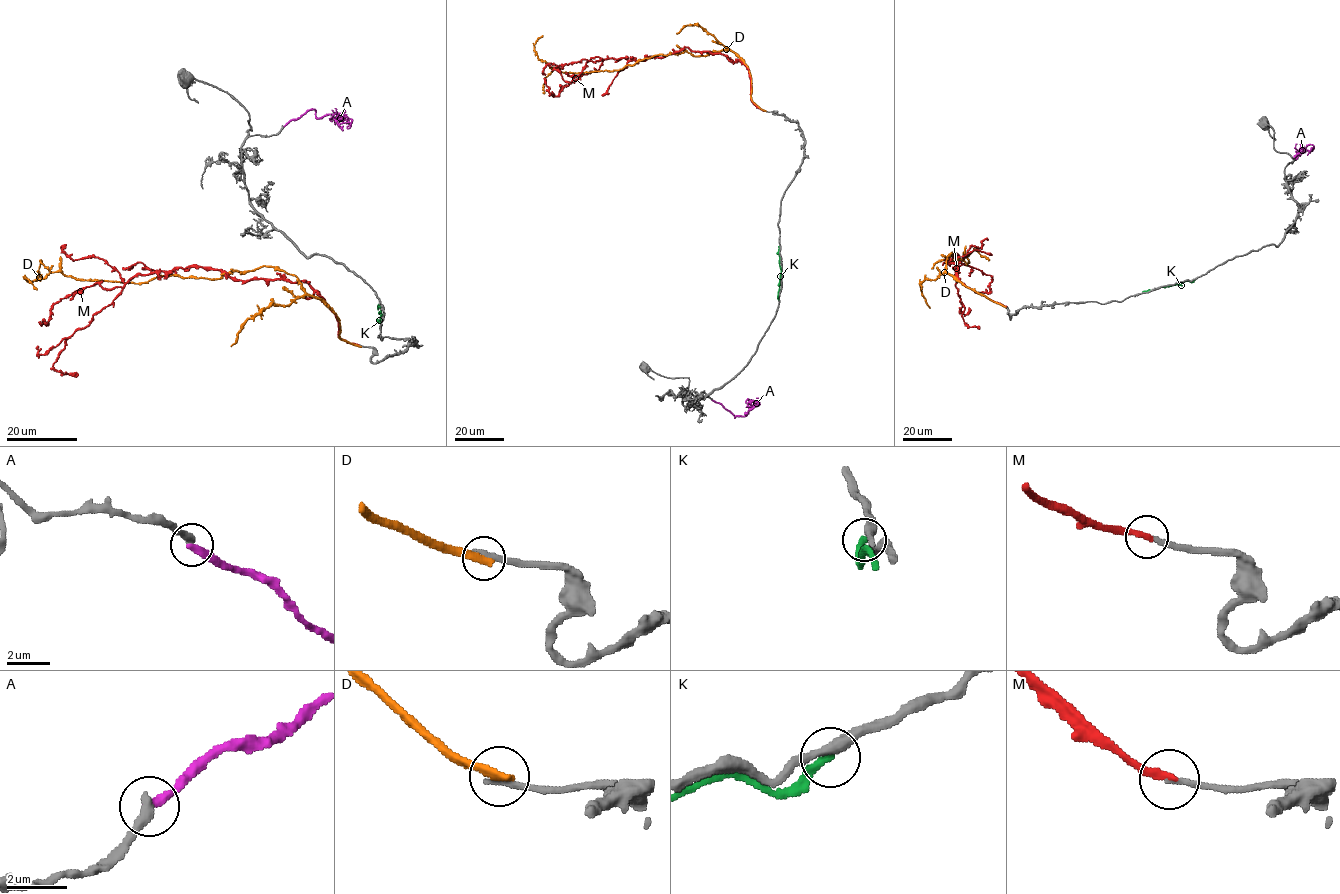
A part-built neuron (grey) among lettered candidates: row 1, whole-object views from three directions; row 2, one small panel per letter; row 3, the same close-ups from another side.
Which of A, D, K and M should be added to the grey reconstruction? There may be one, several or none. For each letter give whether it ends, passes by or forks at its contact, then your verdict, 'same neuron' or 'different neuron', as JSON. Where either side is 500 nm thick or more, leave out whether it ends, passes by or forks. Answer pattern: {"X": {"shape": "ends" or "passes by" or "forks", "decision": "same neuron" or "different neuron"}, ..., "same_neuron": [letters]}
{"A": {"shape": "ends", "decision": "different neuron"}, "D": {"shape": "ends", "decision": "different neuron"}, "K": {"shape": "ends", "decision": "different neuron"}, "M": {"shape": "ends", "decision": "same neuron"}, "same_neuron": ["M"]}

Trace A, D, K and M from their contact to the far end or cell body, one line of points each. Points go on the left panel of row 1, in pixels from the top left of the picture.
A: (282, 127), (310, 109), (314, 109), (317, 117), (330, 115), (338, 117), (336, 120), (331, 117), (335, 108)
D: (360, 346), (340, 338), (336, 315), (275, 267), (133, 283), (59, 272), (25, 277), (37, 290)
K: (378, 305), (382, 314), (379, 323)
M: (358, 345), (338, 336), (336, 315), (303, 282), (174, 267), (136, 275), (65, 341), (53, 367), (78, 376)

